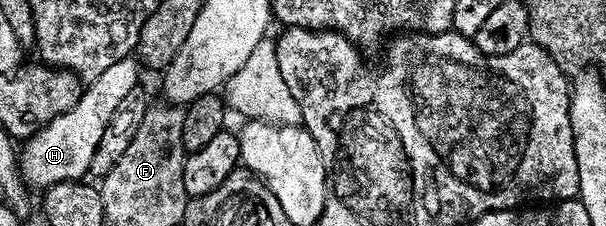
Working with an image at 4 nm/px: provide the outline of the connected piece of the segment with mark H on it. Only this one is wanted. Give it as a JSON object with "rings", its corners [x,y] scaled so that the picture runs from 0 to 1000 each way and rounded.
{"rings":[[[206,257],[180,310],[162,323],[150,376],[139,385],[130,442],[107,504],[87,522],[78,553],[64,571],[54,602],[45,606],[28,690],[31,770],[46,836],[76,841],[89,814],[106,814],[116,796],[130,805],[158,712],[157,668],[167,628],[167,593],[173,593],[173,558],[180,558],[180,522],[186,522],[186,487],[221,389],[231,385],[228,261]]]}

